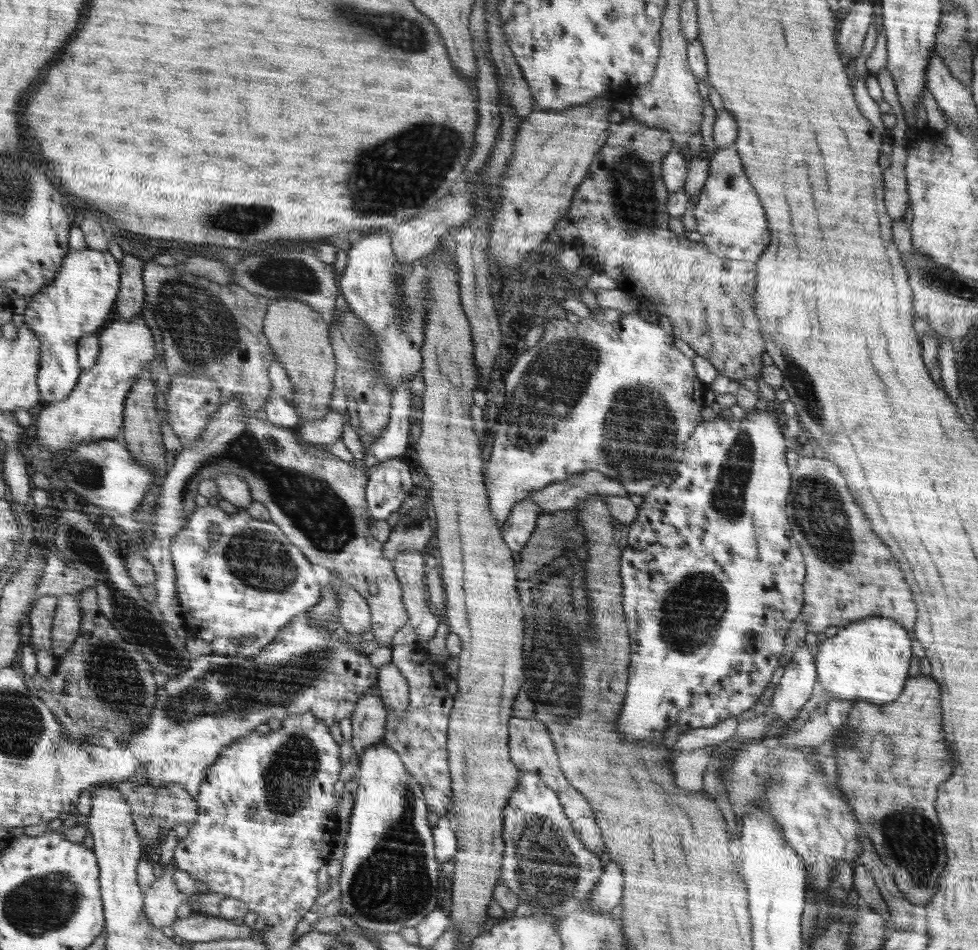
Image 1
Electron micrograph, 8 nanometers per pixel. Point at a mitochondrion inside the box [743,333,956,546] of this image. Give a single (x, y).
(805, 389)

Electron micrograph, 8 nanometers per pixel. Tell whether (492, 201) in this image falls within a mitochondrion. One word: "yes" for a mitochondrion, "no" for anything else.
no

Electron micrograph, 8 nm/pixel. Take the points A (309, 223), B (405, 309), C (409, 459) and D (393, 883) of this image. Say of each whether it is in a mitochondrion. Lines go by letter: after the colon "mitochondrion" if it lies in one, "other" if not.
A: other
B: mitochondrion
C: other
D: mitochondrion

